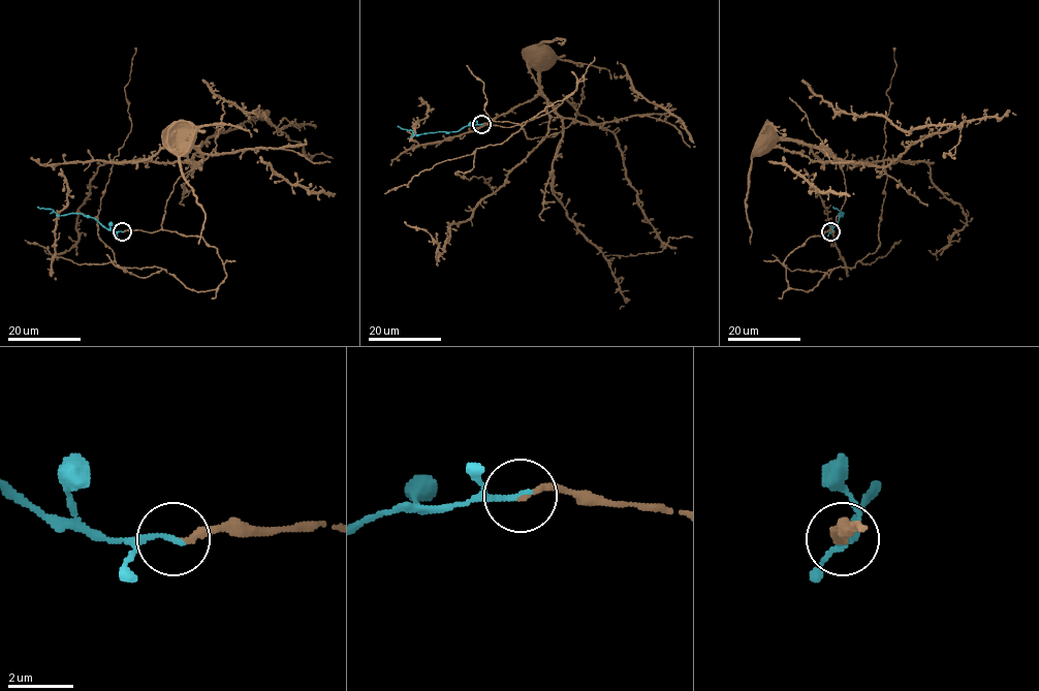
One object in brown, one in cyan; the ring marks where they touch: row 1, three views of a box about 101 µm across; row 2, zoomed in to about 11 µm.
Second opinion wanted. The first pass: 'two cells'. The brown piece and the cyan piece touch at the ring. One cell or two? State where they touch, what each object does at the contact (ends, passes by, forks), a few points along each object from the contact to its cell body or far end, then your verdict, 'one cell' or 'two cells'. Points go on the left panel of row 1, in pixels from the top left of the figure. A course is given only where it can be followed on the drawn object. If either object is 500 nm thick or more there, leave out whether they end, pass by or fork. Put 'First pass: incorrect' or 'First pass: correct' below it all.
at (122, 231); brown ends there; cyan ends there; brown runs (121, 231), (159, 230), (174, 183), (203, 160), (193, 148), (182, 140), (168, 139); cyan runs (121, 231), (108, 230), (81, 213), (59, 216), (51, 209), (37, 207); one cell
First pass: incorrect

